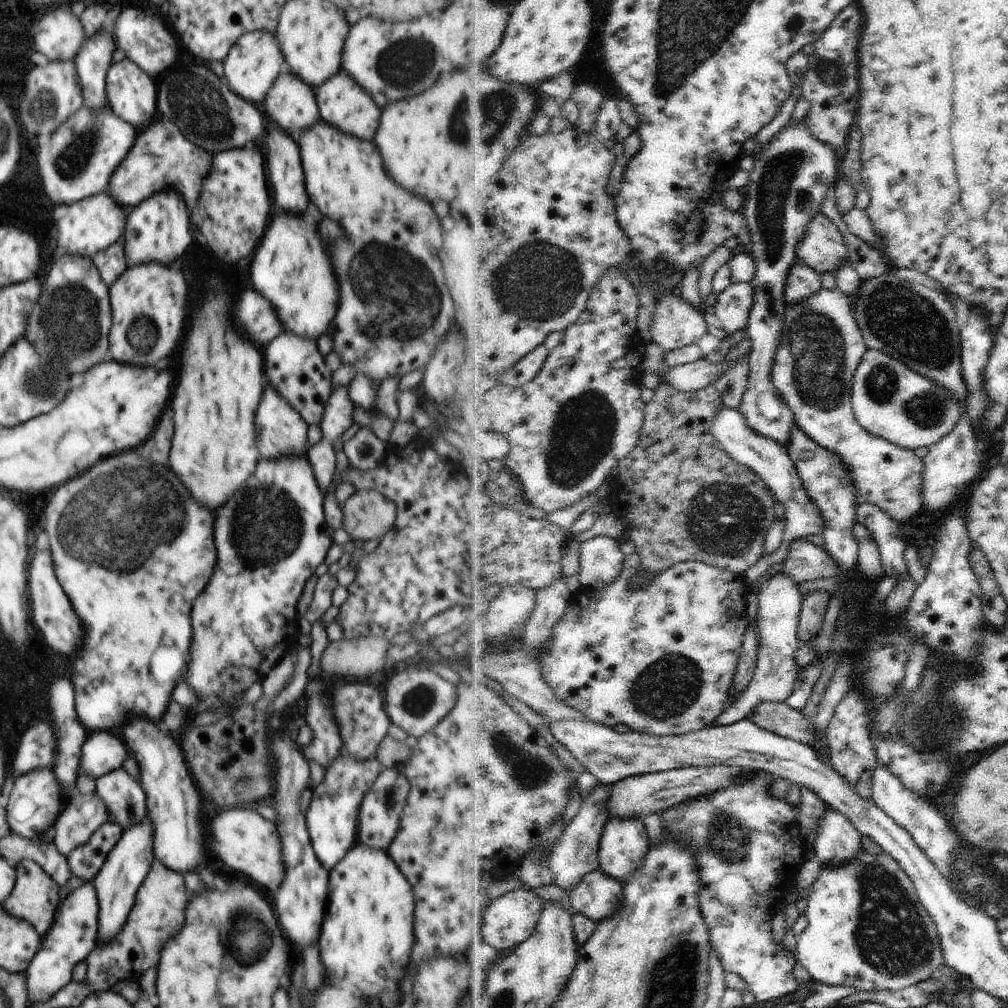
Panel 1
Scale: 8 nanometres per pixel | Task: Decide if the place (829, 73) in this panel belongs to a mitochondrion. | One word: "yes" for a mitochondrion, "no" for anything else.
yes

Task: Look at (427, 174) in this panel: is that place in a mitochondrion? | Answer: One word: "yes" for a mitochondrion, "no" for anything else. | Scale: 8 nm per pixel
no

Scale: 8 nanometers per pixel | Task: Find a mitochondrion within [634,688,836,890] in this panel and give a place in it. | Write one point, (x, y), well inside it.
(727, 839)

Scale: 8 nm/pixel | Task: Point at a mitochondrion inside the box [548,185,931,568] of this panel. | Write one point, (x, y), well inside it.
(819, 355)

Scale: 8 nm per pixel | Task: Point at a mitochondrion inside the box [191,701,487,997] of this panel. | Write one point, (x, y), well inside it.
(241, 955)

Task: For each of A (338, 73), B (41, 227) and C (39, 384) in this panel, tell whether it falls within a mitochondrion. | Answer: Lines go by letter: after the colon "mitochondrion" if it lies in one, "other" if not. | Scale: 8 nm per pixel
A: other
B: other
C: mitochondrion

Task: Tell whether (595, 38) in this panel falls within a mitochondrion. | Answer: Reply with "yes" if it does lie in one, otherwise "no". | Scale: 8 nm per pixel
no

